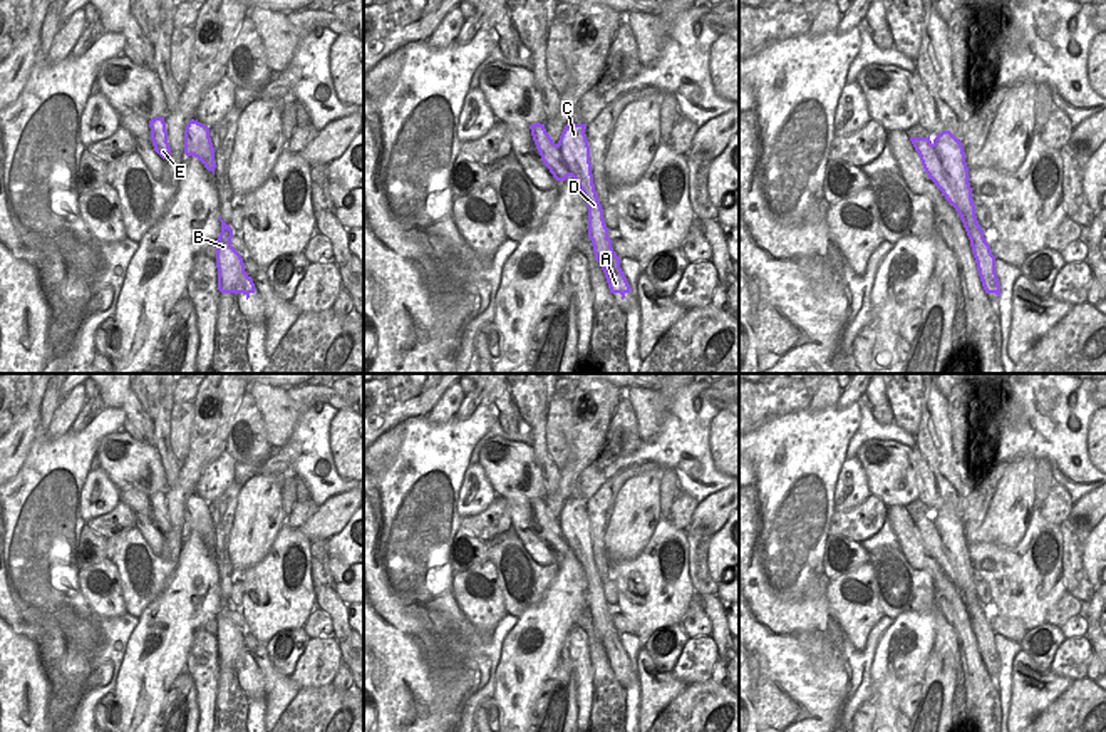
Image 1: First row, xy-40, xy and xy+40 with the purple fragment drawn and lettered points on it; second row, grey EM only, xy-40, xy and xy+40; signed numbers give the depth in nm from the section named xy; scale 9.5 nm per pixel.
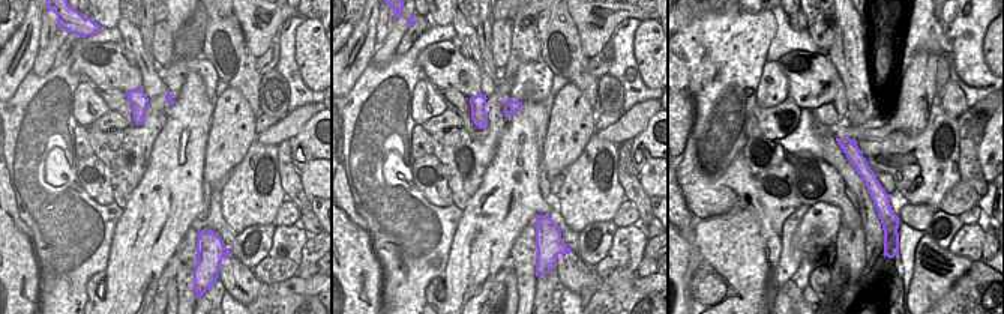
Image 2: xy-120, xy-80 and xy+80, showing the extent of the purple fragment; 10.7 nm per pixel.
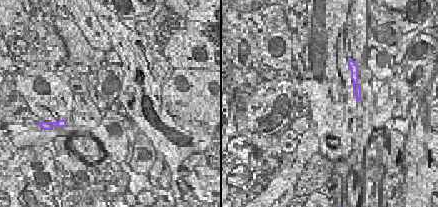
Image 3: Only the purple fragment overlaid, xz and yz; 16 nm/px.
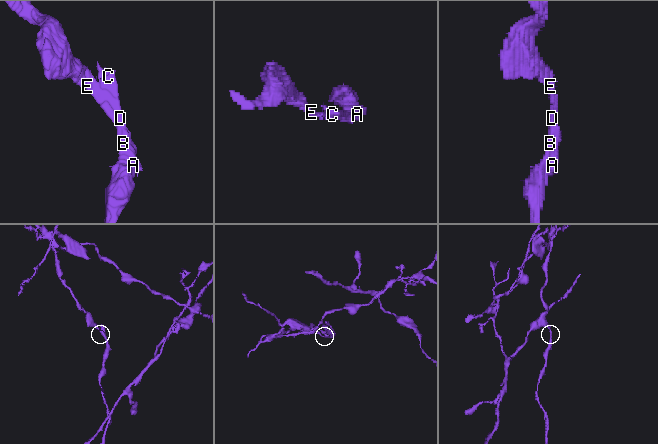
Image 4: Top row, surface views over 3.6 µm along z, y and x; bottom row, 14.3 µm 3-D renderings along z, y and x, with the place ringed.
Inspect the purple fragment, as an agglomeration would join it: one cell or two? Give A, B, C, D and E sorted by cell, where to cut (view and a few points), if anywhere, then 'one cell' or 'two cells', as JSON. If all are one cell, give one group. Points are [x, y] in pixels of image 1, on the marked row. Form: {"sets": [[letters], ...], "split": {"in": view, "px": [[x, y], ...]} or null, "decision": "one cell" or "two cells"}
{"sets": [["A", "B", "C", "D"], ["E"]], "split": {"in": "xy", "px": [[558, 143], [565, 168], [550, 171]]}, "decision": "two cells"}

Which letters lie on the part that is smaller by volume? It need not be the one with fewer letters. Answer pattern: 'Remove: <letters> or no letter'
Remove: A, B, C, D

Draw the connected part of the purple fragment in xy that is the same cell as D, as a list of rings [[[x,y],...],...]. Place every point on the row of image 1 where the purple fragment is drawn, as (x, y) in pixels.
[[[568,122],[565,126],[558,144],[566,162],[566,169],[550,173],[556,181],[565,181],[571,176],[581,189],[588,206],[588,238],[592,240],[595,258],[605,273],[610,293],[620,293],[623,300],[632,288],[620,268],[620,258],[612,248],[612,240],[608,238],[603,209],[593,184],[590,146],[585,129],[587,124]]]

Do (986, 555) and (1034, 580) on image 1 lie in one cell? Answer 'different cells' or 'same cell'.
same cell

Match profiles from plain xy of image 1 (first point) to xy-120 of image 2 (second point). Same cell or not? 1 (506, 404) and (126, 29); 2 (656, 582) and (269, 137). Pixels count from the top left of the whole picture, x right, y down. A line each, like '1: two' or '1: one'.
1: one
2: two

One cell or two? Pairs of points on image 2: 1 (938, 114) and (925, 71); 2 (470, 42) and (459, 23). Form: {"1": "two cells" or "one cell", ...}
{"1": "two cells", "2": "one cell"}

